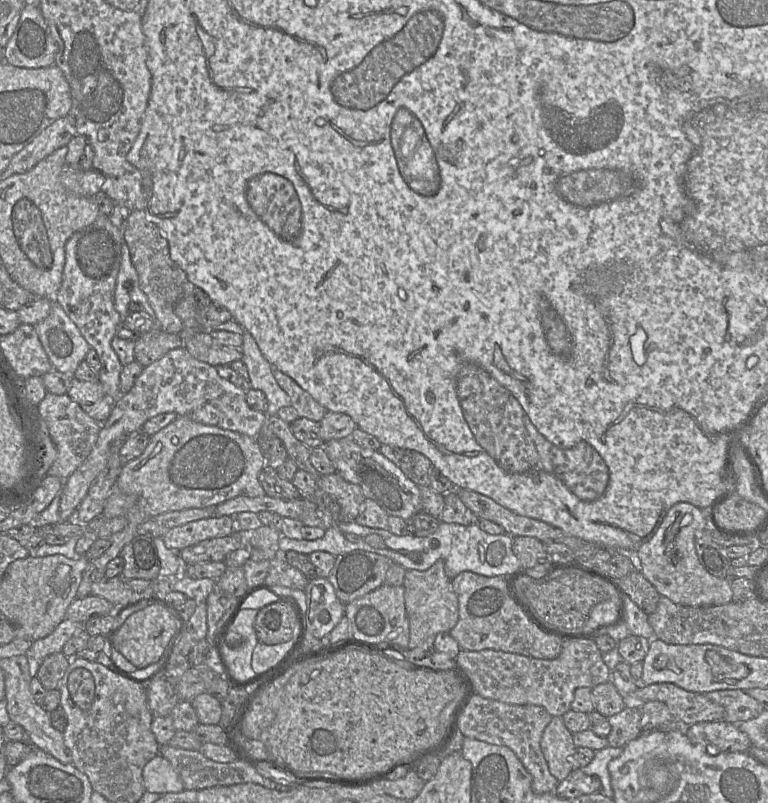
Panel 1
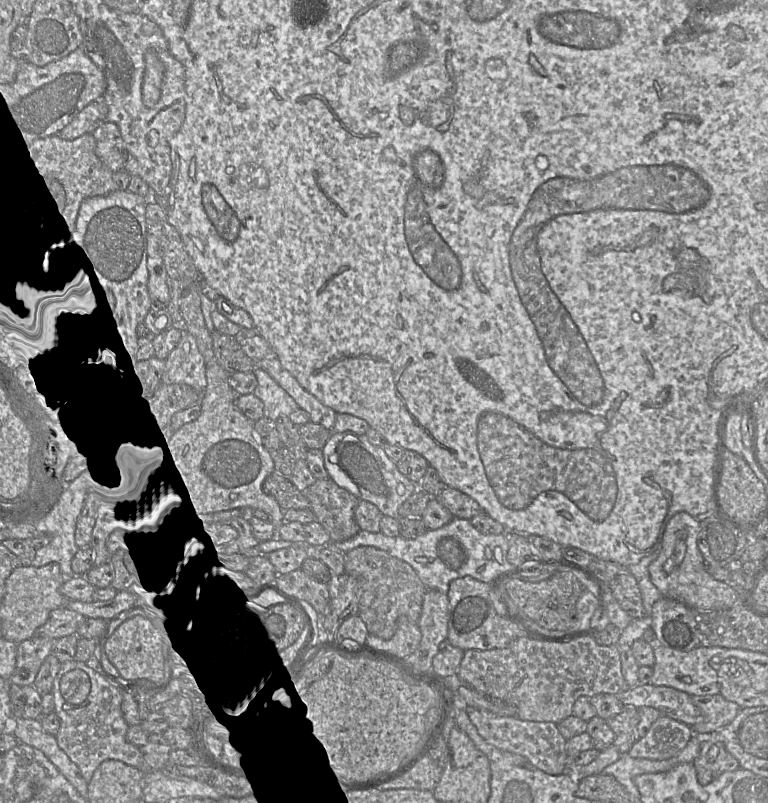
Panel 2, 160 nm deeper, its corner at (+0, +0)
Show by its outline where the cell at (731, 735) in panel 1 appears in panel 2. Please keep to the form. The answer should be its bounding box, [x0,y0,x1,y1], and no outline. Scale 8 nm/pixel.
[693,741,739,785]

